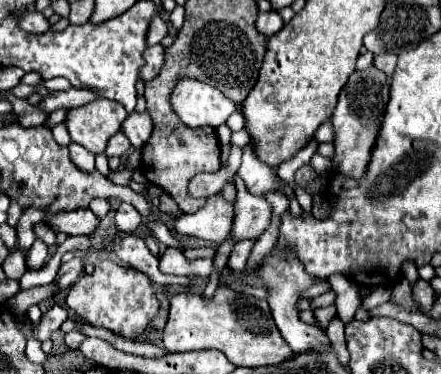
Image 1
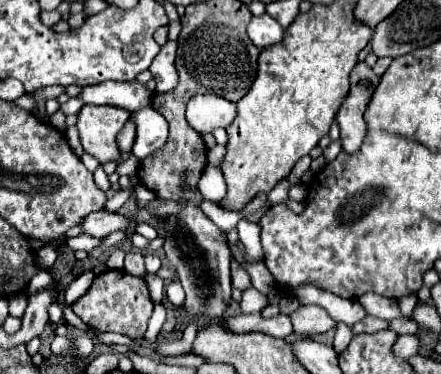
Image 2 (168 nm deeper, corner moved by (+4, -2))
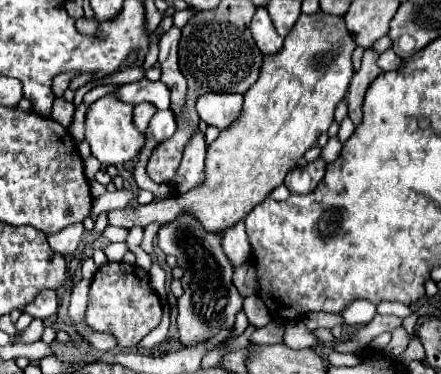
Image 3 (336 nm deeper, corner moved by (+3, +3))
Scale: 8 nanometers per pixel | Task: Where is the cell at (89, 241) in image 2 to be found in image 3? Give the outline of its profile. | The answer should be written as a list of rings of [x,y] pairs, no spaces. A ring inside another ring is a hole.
[[[108,225],[108,227],[104,229],[104,237],[110,239],[110,241],[126,241],[128,231],[126,231],[124,227],[112,227],[112,225]]]

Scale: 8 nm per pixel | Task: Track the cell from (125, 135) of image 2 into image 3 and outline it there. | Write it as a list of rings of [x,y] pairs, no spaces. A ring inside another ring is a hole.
[[[138,103],[134,107],[134,125],[138,127],[138,131],[144,131],[146,129],[150,117],[154,117],[156,111],[158,109],[154,109],[154,105],[150,105],[150,103]]]

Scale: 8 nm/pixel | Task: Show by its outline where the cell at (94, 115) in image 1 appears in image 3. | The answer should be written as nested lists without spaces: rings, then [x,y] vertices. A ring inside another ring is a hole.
[[[110,93],[90,105],[86,115],[86,141],[92,149],[92,155],[104,165],[120,165],[132,161],[144,147],[144,133],[138,133],[132,121],[132,105],[122,101],[116,93]]]

